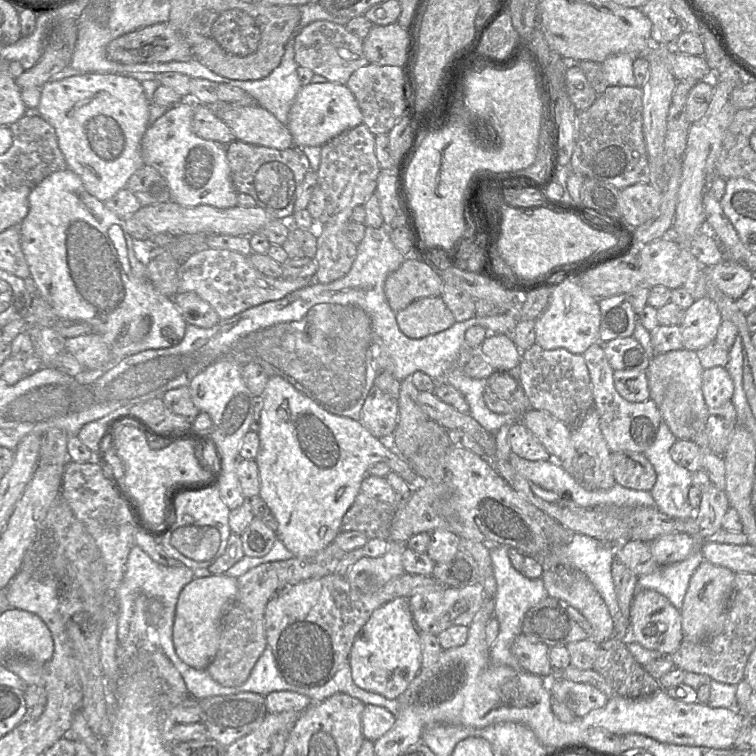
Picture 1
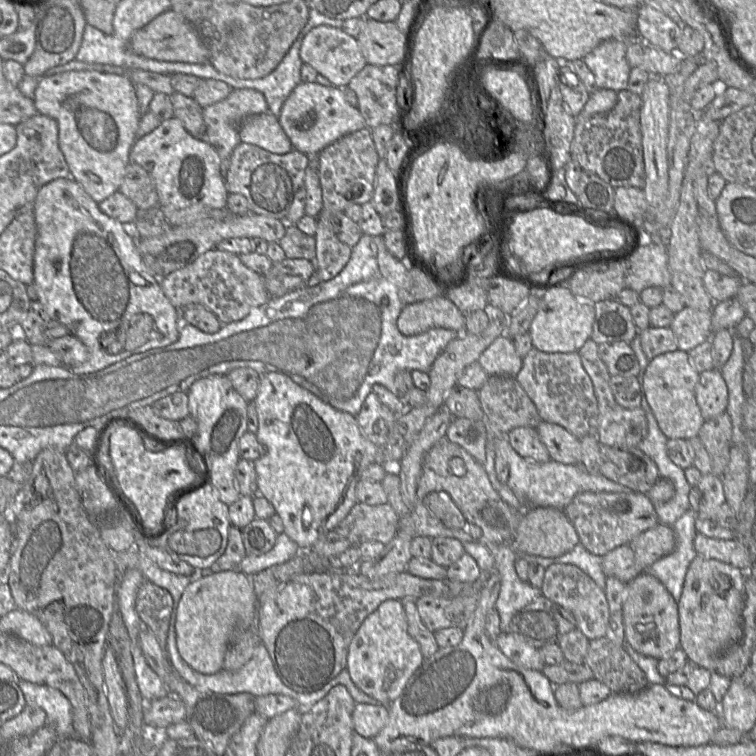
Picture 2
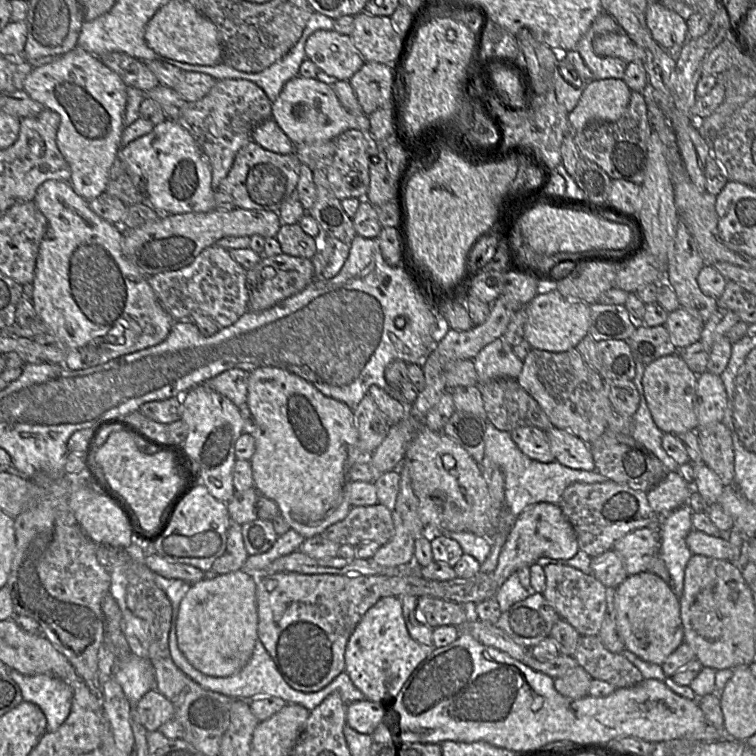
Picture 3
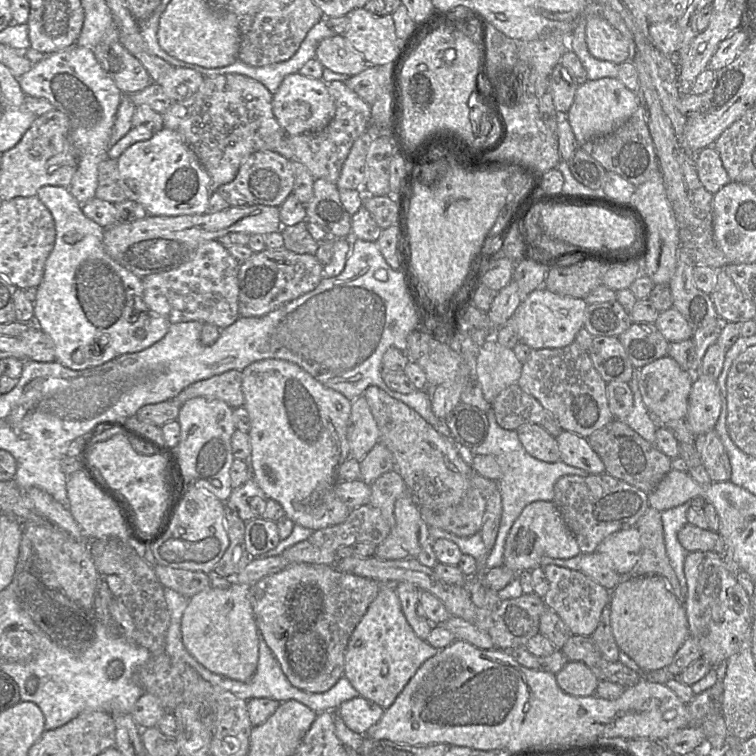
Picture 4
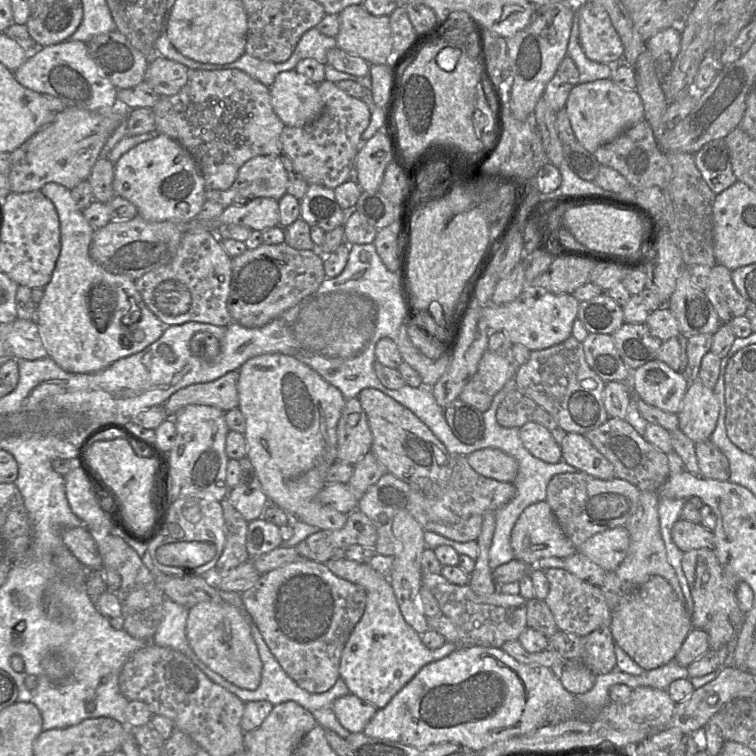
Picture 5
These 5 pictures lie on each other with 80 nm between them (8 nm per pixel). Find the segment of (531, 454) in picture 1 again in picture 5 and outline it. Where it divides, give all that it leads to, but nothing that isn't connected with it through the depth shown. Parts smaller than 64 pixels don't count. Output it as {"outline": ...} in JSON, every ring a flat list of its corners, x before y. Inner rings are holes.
{"outline":[[527,422,519,428,519,437,525,448,536,458,547,463,562,460,560,445,550,431,537,422]]}

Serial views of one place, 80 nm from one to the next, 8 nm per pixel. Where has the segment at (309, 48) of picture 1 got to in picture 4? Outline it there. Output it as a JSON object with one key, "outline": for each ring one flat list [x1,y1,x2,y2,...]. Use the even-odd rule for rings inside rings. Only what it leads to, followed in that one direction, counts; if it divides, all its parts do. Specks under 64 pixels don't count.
{"outline":[[335,34,323,39,317,46,315,57,325,68,335,73,354,76,369,65,351,49,343,35]]}

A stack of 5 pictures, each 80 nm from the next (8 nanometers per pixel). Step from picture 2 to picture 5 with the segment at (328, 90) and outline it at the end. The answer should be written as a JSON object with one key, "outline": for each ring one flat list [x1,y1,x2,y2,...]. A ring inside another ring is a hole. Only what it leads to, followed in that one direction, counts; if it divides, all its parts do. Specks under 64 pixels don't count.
{"outline":[[295,69,277,74,269,93,272,109,284,126,302,127,323,113,324,101,318,84]]}

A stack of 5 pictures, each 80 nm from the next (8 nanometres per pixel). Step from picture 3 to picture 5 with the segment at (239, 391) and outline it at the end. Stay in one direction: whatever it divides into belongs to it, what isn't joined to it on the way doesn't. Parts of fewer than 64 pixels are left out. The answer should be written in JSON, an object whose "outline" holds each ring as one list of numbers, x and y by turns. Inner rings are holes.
{"outline":[[230,371,214,381,182,388,164,403,165,411,173,418,188,405,214,406,223,412,238,408,238,380,239,372]]}

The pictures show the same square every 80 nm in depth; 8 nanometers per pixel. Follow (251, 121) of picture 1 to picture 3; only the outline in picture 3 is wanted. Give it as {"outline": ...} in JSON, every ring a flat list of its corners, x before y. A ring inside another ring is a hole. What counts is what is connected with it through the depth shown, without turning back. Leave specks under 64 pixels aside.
{"outline":[[271,117,252,131,251,141,262,148,281,155,295,153,295,145]]}

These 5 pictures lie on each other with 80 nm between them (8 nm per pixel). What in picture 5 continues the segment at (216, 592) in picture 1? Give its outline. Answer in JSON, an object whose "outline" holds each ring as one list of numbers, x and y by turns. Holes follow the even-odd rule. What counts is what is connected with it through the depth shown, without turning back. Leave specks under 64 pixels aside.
{"outline":[[202,602,188,611,186,636,196,656,212,671,244,690,259,687,262,662,250,624,244,615,227,603]]}

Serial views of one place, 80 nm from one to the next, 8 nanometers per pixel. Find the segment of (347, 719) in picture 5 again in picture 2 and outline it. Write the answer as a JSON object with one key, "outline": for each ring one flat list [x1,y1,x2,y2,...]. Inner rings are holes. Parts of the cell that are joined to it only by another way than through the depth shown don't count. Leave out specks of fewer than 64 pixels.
{"outline":[[356,703,352,714,353,729,362,737,373,739,385,727,388,719,388,707]]}

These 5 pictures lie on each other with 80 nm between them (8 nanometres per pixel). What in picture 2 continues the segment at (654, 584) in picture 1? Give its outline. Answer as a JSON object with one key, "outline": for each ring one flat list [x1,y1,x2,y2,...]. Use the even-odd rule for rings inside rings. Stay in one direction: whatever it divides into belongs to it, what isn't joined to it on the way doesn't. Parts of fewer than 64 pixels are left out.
{"outline":[[688,510,672,525,676,537,674,550,645,571,656,577,677,603,682,595,687,570,698,555,694,549,697,535,695,520,696,514]]}

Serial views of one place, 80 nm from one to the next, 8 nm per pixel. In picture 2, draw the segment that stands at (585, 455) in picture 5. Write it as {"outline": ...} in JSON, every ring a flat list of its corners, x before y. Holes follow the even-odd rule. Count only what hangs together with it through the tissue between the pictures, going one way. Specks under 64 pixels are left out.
{"outline":[[543,420,535,429,552,460,579,465,582,456,580,439,564,427]]}

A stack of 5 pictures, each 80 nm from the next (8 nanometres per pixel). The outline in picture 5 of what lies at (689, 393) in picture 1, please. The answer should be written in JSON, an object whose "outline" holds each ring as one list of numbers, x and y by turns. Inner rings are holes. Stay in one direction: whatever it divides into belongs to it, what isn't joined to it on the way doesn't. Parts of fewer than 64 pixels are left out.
{"outline":[[654,359,633,371,633,394,663,411,678,413,689,382,665,362]]}

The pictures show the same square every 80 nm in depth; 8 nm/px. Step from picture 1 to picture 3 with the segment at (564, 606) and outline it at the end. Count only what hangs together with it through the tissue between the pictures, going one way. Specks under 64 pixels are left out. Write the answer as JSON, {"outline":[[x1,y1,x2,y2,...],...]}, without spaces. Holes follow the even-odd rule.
{"outline":[[532,592,526,599,502,612,495,626,517,644,531,649,549,637,559,619,560,616,543,595]]}

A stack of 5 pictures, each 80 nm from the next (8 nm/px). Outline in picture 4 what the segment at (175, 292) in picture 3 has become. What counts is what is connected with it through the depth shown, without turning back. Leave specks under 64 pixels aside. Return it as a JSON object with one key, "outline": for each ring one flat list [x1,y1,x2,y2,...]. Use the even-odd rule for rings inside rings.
{"outline":[[219,240,206,241,178,268,142,278,144,301,169,324,199,321,222,330,239,318,239,265]]}

